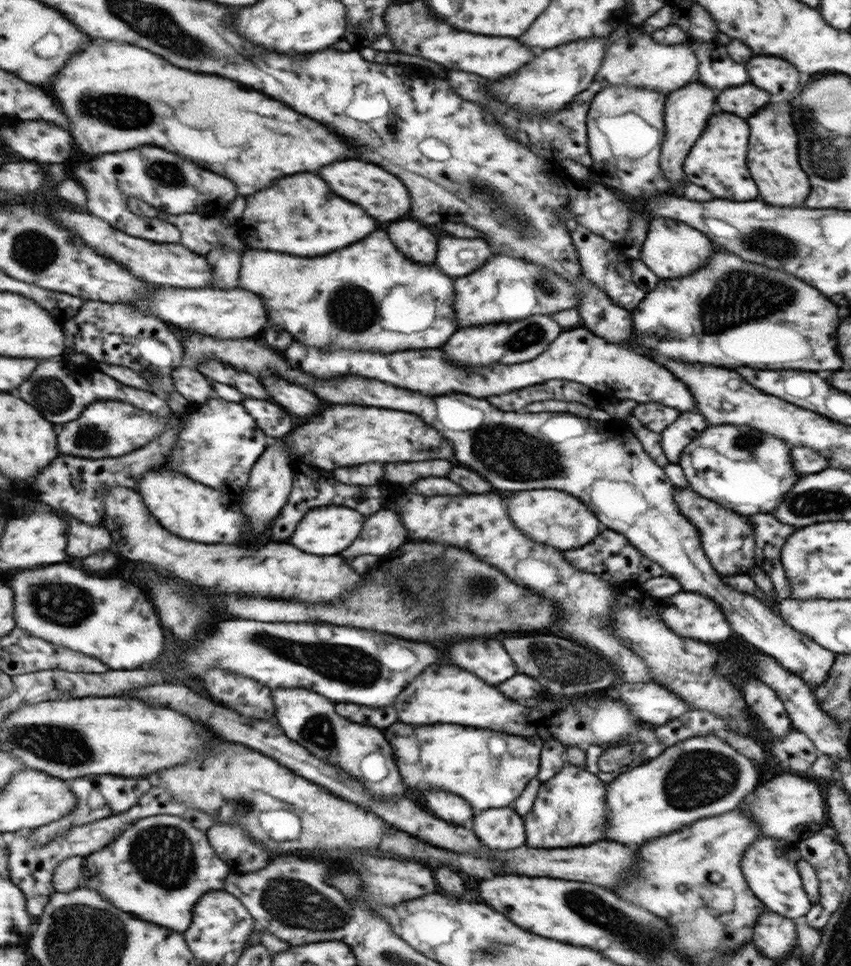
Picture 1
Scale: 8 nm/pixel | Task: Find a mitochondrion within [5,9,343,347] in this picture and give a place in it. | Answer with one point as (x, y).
(116, 110)

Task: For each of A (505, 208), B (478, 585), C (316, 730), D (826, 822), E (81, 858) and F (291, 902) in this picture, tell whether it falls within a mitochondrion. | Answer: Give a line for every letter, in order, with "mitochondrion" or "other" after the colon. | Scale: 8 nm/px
A: mitochondrion
B: mitochondrion
C: mitochondrion
D: other
E: other
F: mitochondrion

